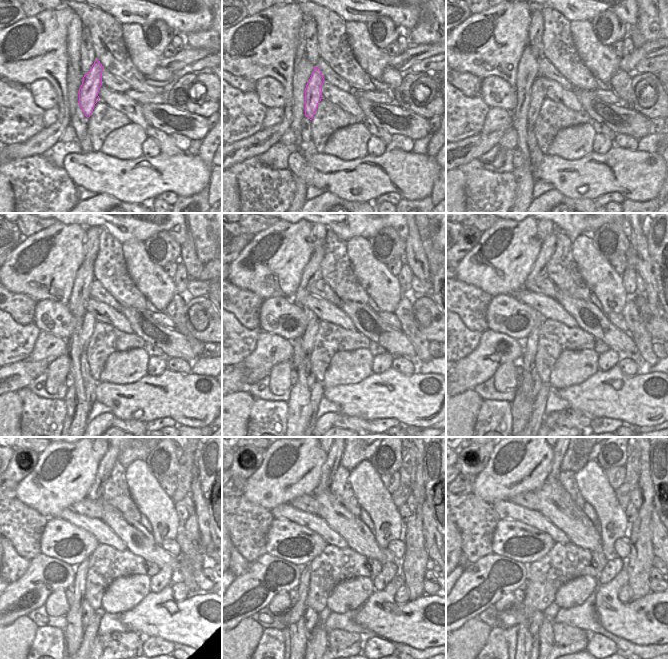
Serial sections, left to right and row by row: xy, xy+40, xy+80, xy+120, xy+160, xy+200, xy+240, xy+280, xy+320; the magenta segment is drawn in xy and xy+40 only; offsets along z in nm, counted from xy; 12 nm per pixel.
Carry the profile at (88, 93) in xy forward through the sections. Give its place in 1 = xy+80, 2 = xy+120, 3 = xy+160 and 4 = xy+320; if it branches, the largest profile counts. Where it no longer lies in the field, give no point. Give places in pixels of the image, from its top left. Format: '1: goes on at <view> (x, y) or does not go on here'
1: goes on at xy+80 (538, 95)
2: goes on at xy+120 (89, 321)
3: goes on at xy+160 (308, 337)
4: goes on at xy+320 (524, 638)

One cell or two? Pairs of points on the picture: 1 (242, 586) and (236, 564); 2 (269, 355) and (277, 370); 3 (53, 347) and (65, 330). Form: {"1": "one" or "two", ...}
{"1": "two", "2": "two", "3": "two"}

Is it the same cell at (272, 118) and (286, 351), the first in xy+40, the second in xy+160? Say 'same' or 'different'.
same

